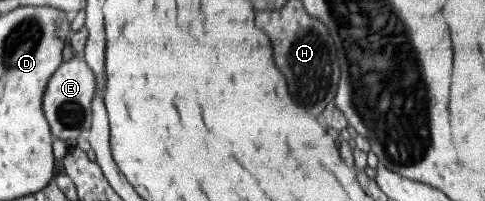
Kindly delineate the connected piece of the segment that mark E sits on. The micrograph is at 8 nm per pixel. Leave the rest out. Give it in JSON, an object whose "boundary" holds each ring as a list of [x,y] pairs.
{"boundary":[[[76,53],[75,57],[69,61],[61,63],[47,82],[42,98],[43,114],[47,117],[47,123],[51,127],[54,138],[66,140],[74,137],[77,139],[83,131],[91,129],[91,122],[93,122],[91,101],[97,89],[94,74],[85,63],[81,53]]]}

